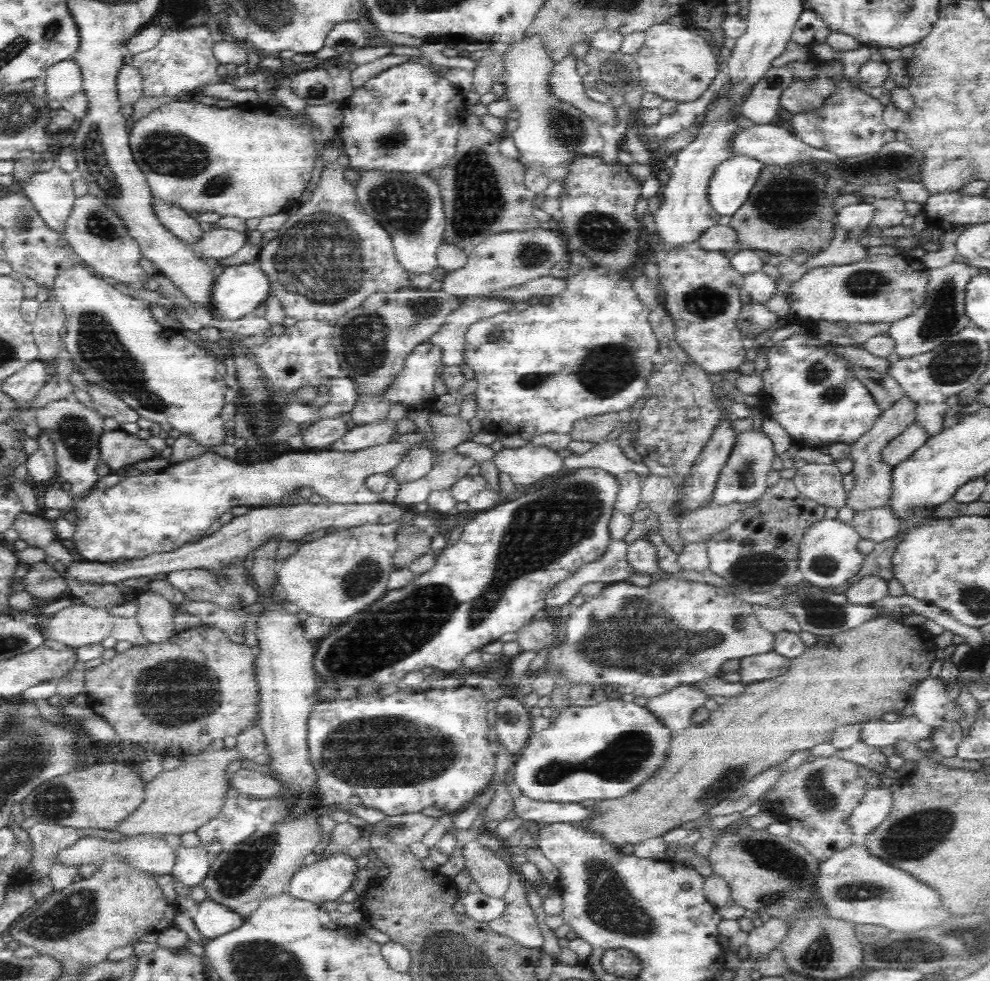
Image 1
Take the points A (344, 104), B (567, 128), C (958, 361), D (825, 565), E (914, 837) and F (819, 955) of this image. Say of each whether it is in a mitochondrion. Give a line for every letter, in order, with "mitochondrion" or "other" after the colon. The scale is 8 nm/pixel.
A: other
B: mitochondrion
C: mitochondrion
D: mitochondrion
E: mitochondrion
F: mitochondrion

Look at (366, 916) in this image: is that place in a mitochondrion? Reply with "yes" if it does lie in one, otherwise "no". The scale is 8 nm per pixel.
no

